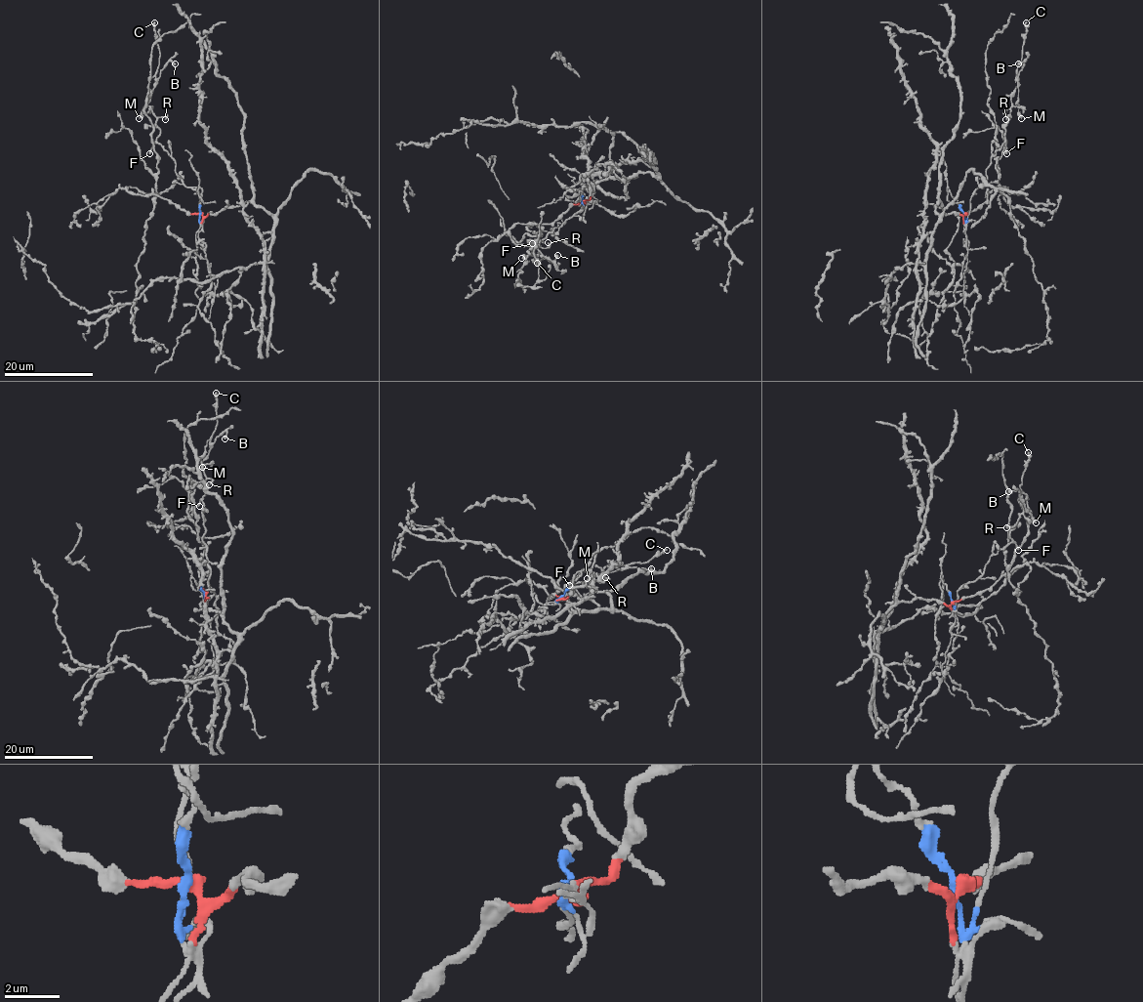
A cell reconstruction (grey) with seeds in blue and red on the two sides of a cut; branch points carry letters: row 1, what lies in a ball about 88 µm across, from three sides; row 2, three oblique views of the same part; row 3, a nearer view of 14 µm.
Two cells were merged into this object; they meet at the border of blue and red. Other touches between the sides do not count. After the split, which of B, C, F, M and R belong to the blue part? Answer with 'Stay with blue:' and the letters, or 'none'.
Stay with blue: B, C, F, M, R

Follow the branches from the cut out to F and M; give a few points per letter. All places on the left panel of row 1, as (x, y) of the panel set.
F: (200, 214), (199, 194), (183, 183), (175, 171), (174, 159), (157, 144), (149, 153)
M: (200, 214), (199, 194), (183, 183), (156, 140), (159, 128), (147, 104), (152, 77), (140, 119)

